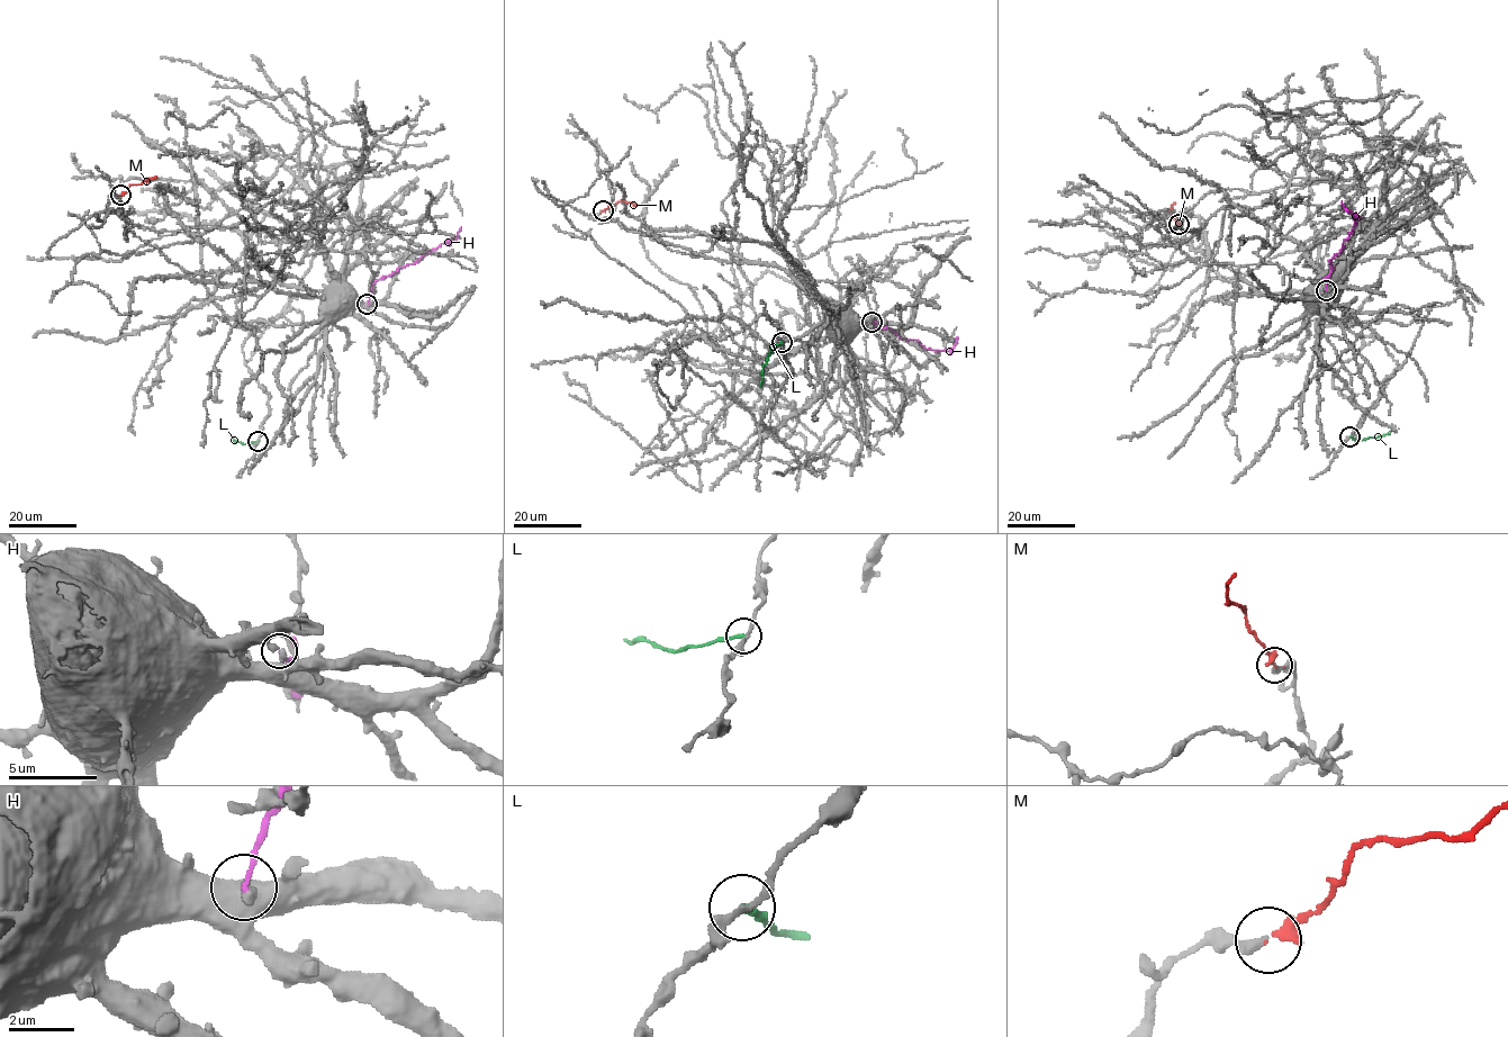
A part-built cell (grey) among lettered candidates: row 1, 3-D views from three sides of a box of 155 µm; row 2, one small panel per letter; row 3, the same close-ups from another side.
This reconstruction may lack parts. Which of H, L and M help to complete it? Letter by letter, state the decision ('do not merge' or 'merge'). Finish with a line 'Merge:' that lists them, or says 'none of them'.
H: do not merge
L: do not merge
M: merge
Merge: M

